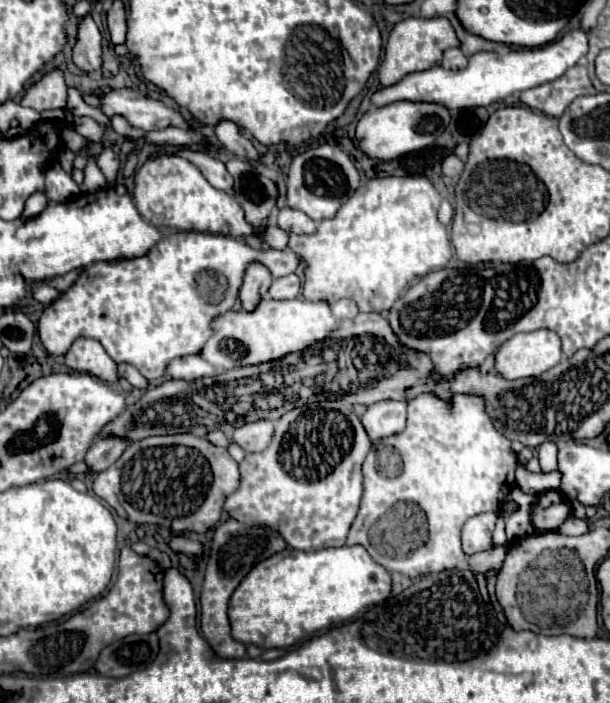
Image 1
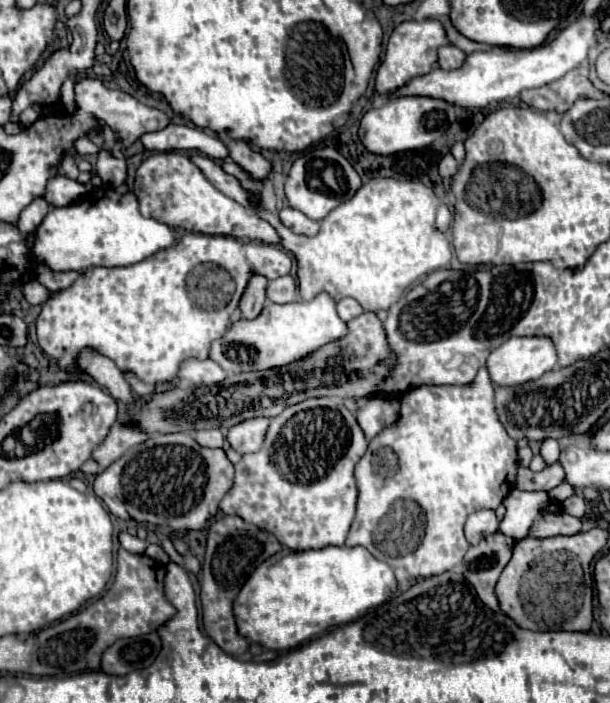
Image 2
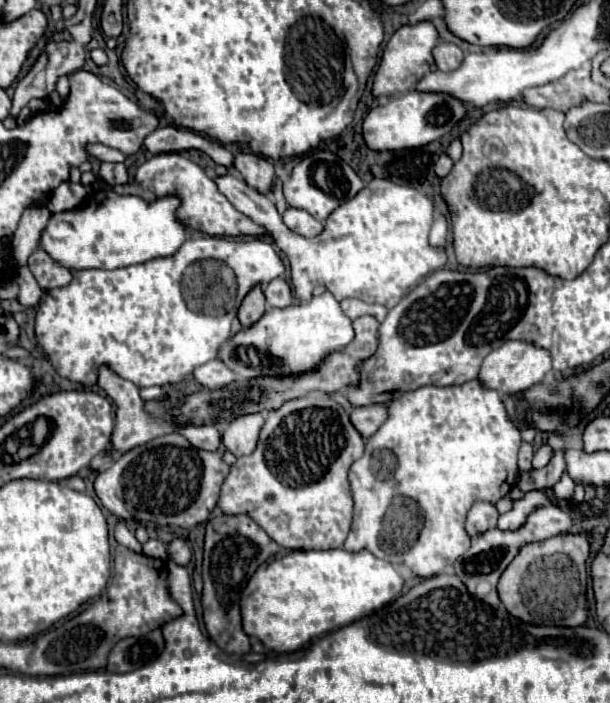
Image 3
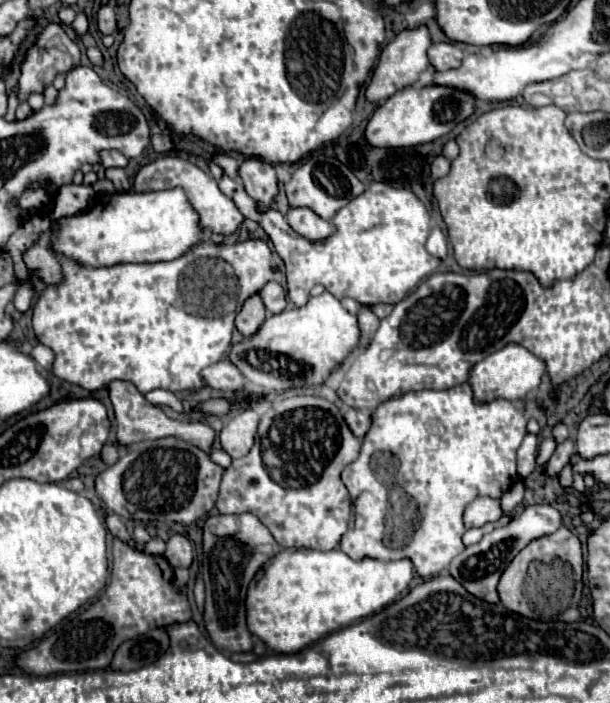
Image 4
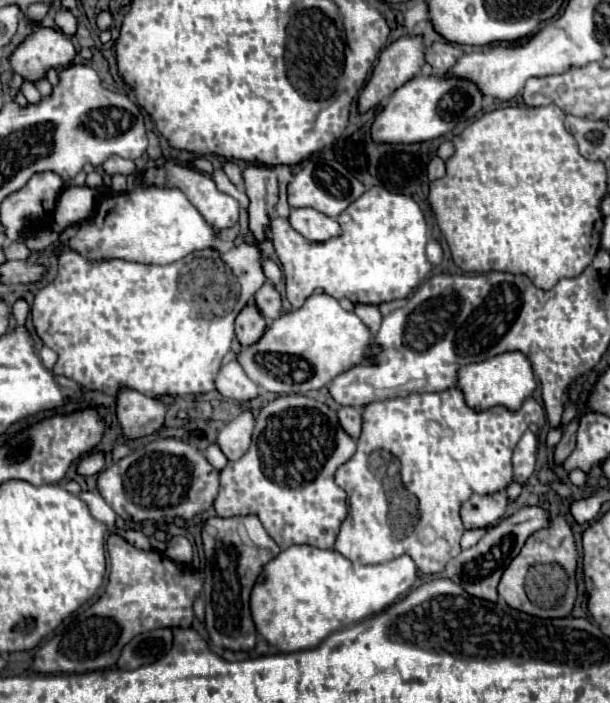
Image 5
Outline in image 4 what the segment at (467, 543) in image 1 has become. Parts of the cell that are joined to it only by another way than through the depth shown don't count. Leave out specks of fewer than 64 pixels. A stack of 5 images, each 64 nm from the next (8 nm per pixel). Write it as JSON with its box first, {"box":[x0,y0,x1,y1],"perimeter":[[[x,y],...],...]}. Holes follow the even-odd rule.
{"box":[464,496,502,528],"perimeter":[[[478,496],[464,510],[464,526],[466,528],[484,526],[488,522],[496,522],[500,516],[502,516],[502,508],[498,498]]]}

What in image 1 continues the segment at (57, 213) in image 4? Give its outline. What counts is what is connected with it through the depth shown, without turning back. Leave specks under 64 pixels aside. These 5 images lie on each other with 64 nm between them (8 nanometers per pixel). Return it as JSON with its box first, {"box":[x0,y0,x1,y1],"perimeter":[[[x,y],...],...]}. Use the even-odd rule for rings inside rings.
{"box":[46,162,80,204],"perimeter":[[[54,162],[48,170],[46,170],[46,198],[50,202],[62,204],[66,202],[70,196],[80,194],[80,186],[72,180],[70,174],[66,174],[58,162]]]}

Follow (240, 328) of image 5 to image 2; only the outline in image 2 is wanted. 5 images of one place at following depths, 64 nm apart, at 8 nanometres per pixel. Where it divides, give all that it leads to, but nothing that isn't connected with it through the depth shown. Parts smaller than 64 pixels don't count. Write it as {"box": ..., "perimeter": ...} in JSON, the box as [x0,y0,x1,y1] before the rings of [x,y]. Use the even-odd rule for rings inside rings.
{"box":[240,276,268,320],"perimeter":[[[256,276],[256,278],[250,280],[248,290],[244,292],[244,296],[240,300],[242,318],[254,320],[262,312],[262,308],[266,304],[266,284],[268,284],[268,280],[260,278],[260,276]]]}

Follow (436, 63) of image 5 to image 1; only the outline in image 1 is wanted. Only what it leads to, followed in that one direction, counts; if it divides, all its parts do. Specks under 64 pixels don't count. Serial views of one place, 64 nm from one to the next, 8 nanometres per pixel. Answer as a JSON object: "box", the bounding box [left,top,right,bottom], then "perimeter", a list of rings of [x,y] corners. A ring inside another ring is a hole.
{"box":[442,48,466,70],"perimeter":[[[448,48],[448,50],[444,50],[442,66],[444,66],[444,68],[450,68],[450,70],[464,68],[464,66],[466,66],[466,56],[462,54],[460,48]]]}

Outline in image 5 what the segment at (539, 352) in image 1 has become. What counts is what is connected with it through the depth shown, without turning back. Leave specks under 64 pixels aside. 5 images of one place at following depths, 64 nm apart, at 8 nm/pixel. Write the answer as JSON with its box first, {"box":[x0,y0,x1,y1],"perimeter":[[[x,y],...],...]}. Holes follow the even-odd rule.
{"box":[456,352,536,412],"perimeter":[[[504,352],[478,364],[468,364],[458,370],[456,388],[464,392],[464,402],[476,412],[484,412],[494,406],[504,406],[510,412],[518,412],[522,402],[534,392],[536,380],[528,358],[520,352]]]}

